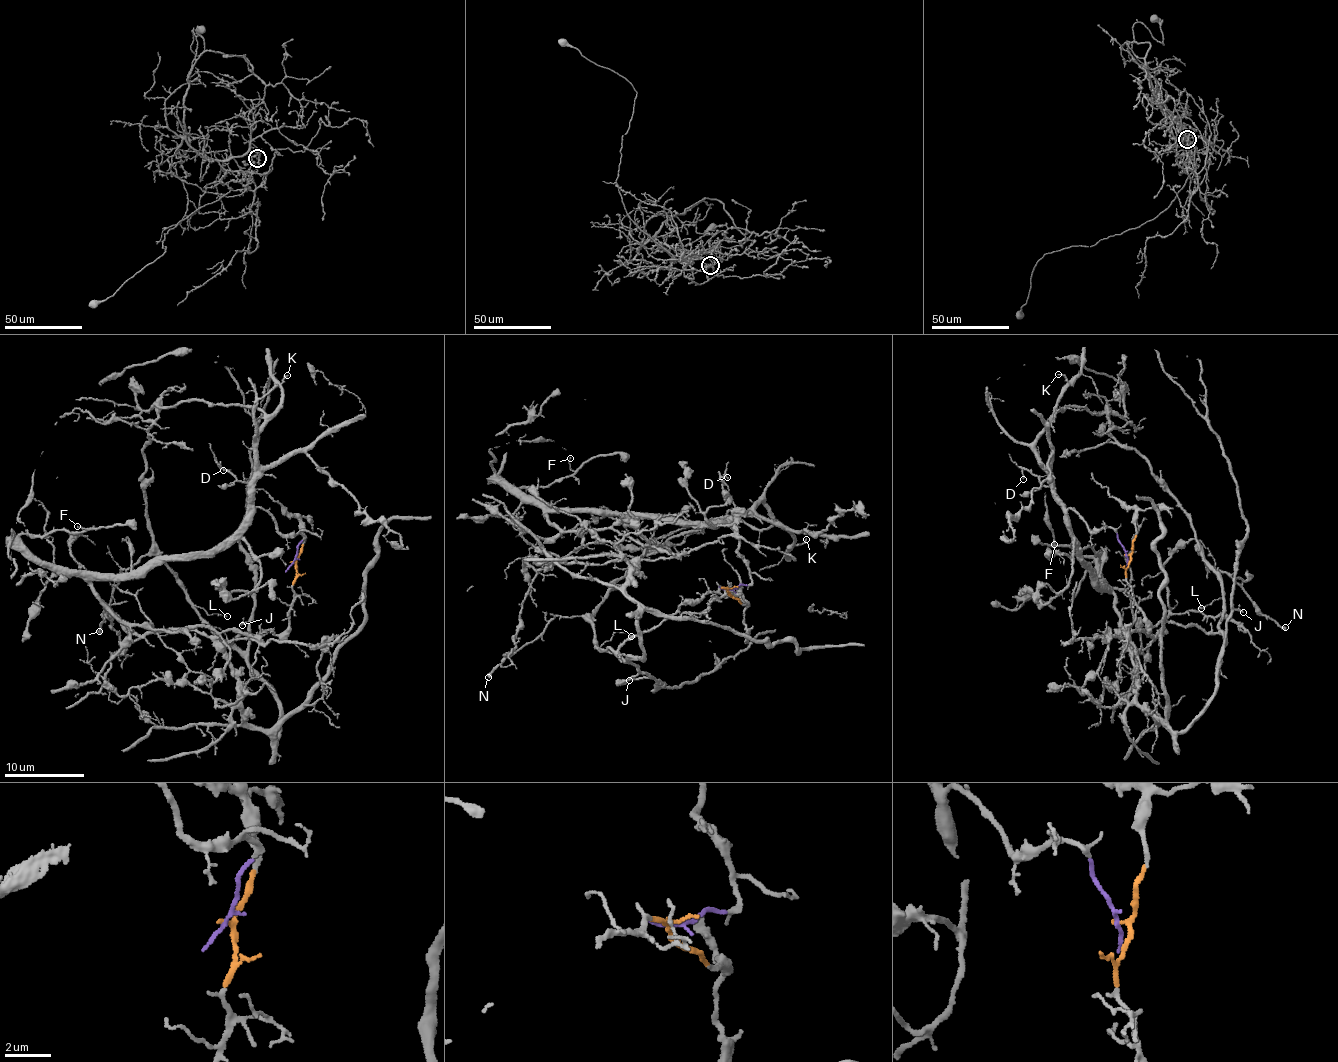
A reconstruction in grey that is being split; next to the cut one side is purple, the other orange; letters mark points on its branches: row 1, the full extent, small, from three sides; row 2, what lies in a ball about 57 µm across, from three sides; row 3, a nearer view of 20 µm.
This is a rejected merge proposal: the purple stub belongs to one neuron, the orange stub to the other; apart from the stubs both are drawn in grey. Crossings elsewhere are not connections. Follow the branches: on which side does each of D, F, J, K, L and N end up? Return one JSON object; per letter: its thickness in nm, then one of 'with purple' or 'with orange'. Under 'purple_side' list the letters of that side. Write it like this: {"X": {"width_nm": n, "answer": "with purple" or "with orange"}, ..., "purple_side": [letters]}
{"D": {"width_nm": 100, "answer": "with purple"}, "F": {"width_nm": 100, "answer": "with purple"}, "J": {"width_nm": 190, "answer": "with orange"}, "K": {"width_nm": 150, "answer": "with purple"}, "L": {"width_nm": 130, "answer": "with orange"}, "N": {"width_nm": 280, "answer": "with orange"}, "purple_side": ["D", "F", "K"]}

